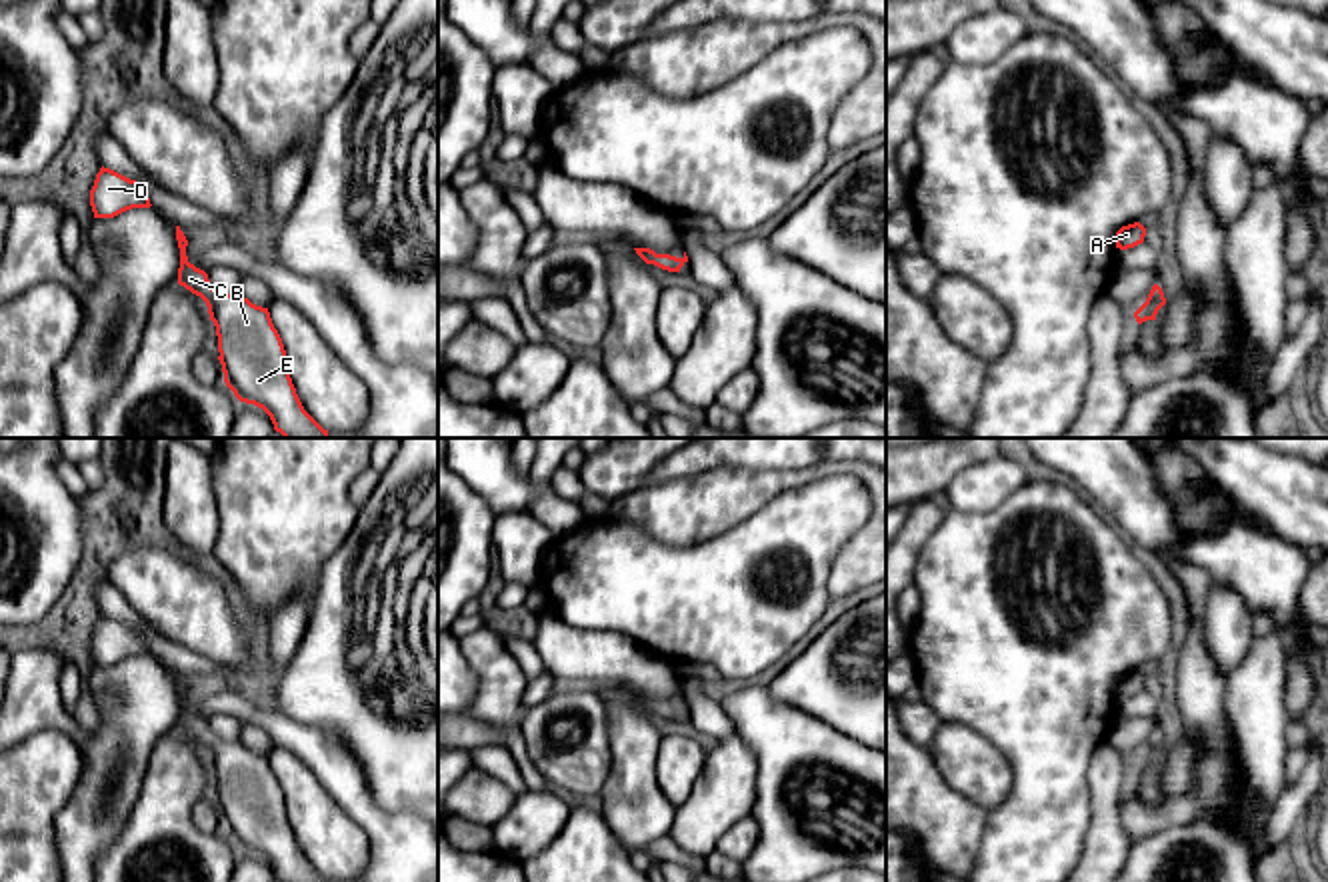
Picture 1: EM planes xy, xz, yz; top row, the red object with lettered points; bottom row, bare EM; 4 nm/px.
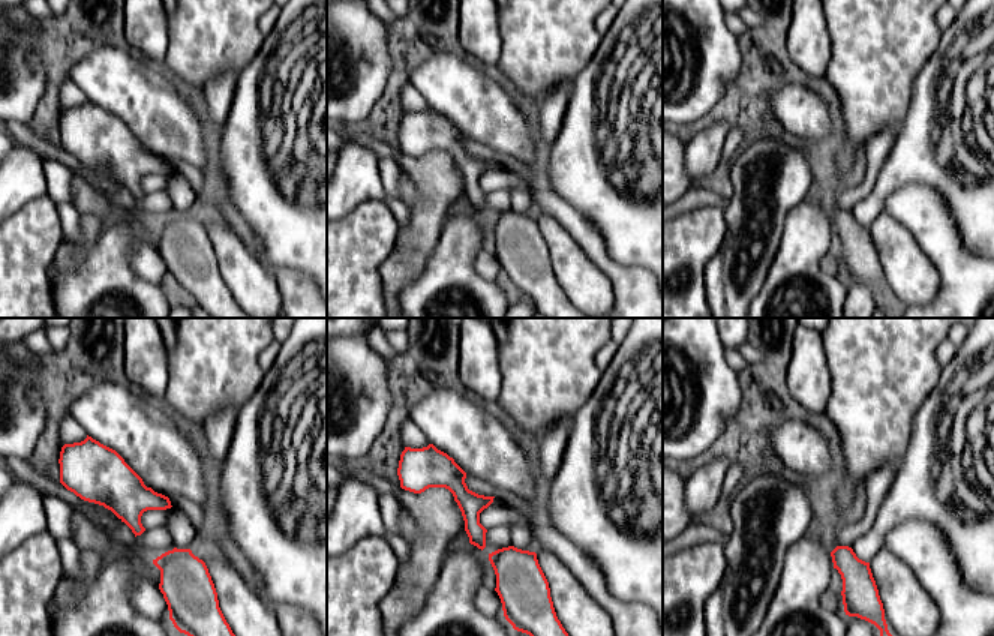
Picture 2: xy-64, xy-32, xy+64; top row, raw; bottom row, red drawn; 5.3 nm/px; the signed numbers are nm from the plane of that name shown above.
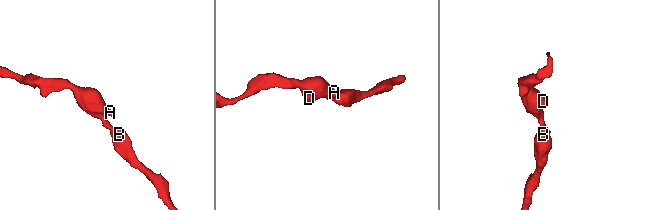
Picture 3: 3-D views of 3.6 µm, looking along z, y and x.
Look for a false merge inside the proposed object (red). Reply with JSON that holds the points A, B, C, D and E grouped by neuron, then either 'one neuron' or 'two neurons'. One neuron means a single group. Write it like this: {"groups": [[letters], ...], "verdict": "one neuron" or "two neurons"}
{"groups": [["A", "B", "C", "D", "E"]], "verdict": "one neuron"}

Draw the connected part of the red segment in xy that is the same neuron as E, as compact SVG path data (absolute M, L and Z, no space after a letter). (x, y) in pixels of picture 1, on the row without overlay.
M176 674L180 696L178 732L200 744L218 784L224 830L240 850L262 856L280 882L328 882L302 854L292 832L286 798L268 756L240 740L210 734L208 722L188 710L188 688Z

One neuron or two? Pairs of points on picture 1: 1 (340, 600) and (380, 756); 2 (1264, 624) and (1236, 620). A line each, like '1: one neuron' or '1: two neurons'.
1: one neuron
2: two neurons

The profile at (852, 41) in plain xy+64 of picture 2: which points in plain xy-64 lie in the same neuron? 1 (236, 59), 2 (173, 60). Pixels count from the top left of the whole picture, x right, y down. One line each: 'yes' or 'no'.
1: yes
2: yes

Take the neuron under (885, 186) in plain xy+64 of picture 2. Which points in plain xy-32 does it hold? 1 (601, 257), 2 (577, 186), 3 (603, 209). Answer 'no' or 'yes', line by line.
1: no
2: yes
3: yes

